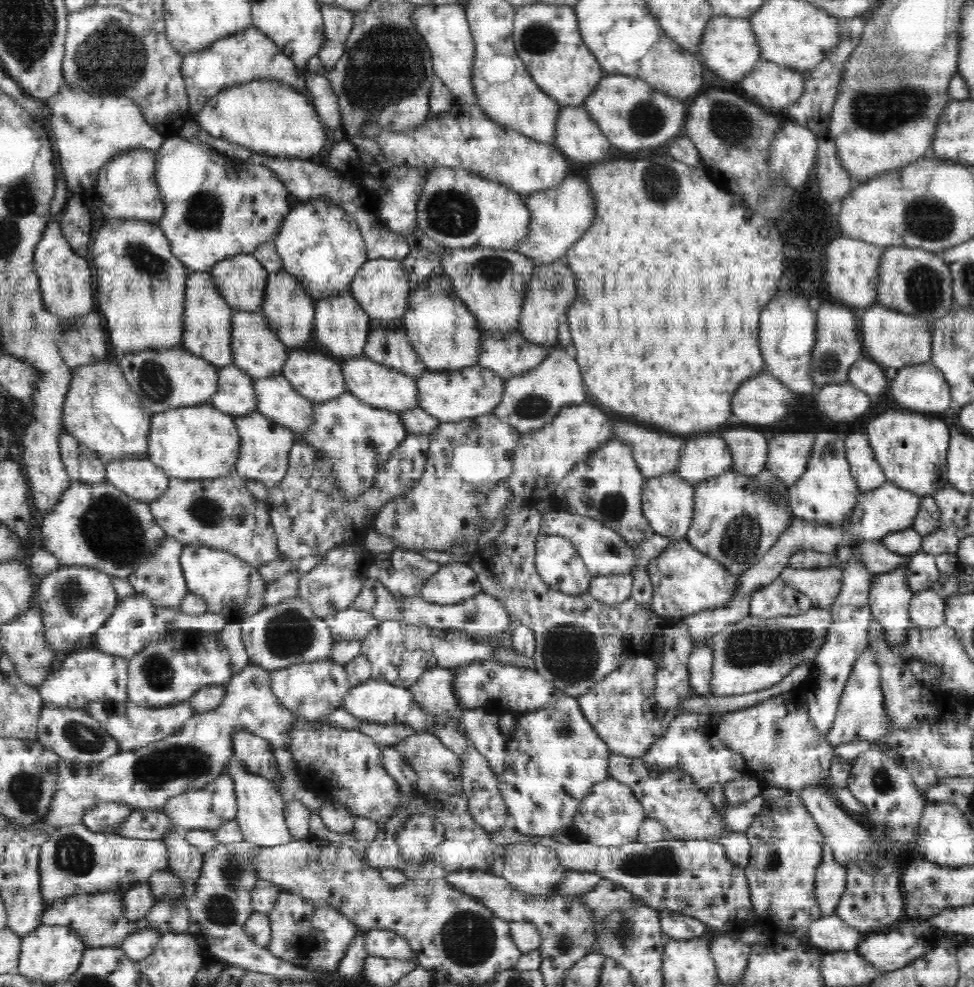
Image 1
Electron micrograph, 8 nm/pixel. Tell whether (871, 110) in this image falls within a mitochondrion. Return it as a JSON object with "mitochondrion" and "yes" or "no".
{"mitochondrion":"yes"}

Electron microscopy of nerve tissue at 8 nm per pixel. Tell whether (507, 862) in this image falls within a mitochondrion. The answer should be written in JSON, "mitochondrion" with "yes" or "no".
{"mitochondrion":"no"}

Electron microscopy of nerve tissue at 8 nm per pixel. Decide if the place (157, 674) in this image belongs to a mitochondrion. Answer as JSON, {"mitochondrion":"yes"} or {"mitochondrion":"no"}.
{"mitochondrion":"yes"}

